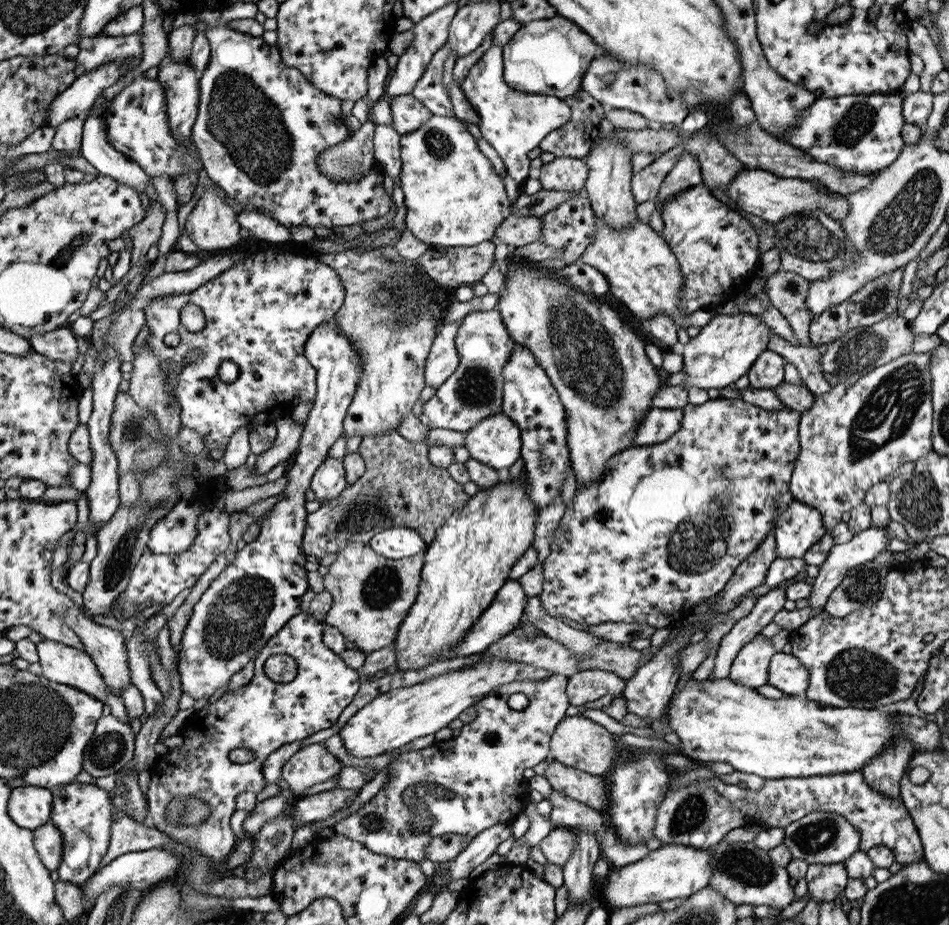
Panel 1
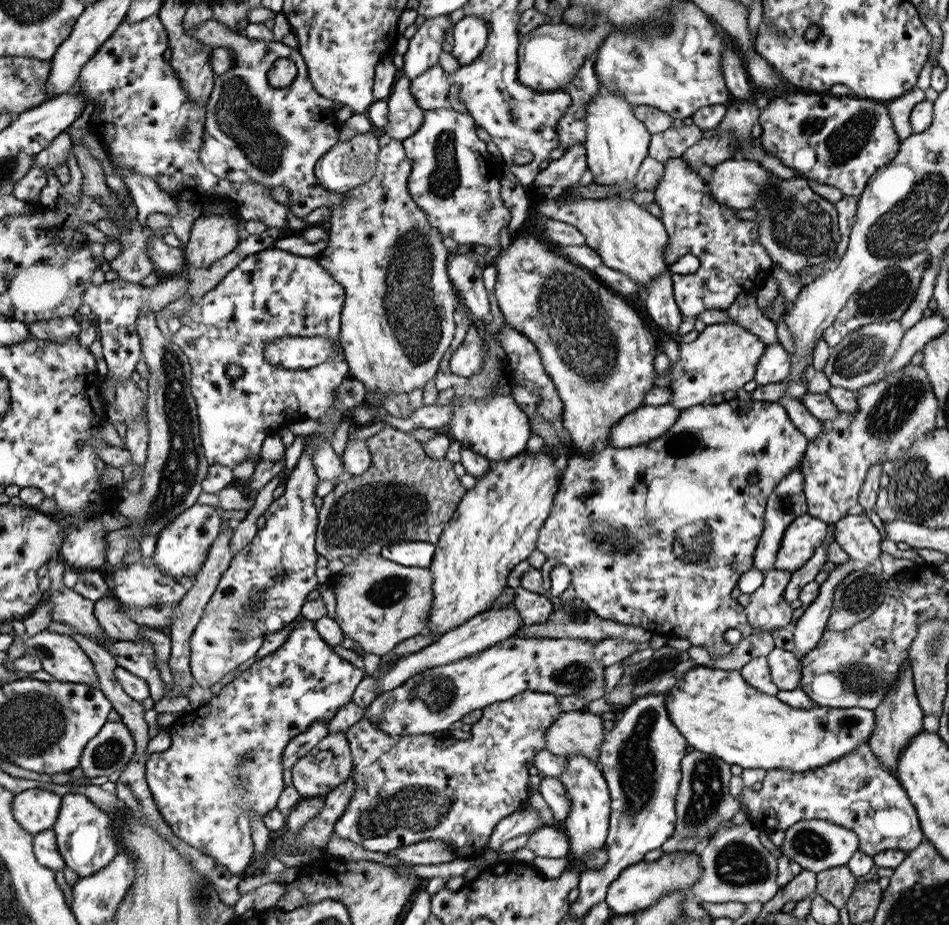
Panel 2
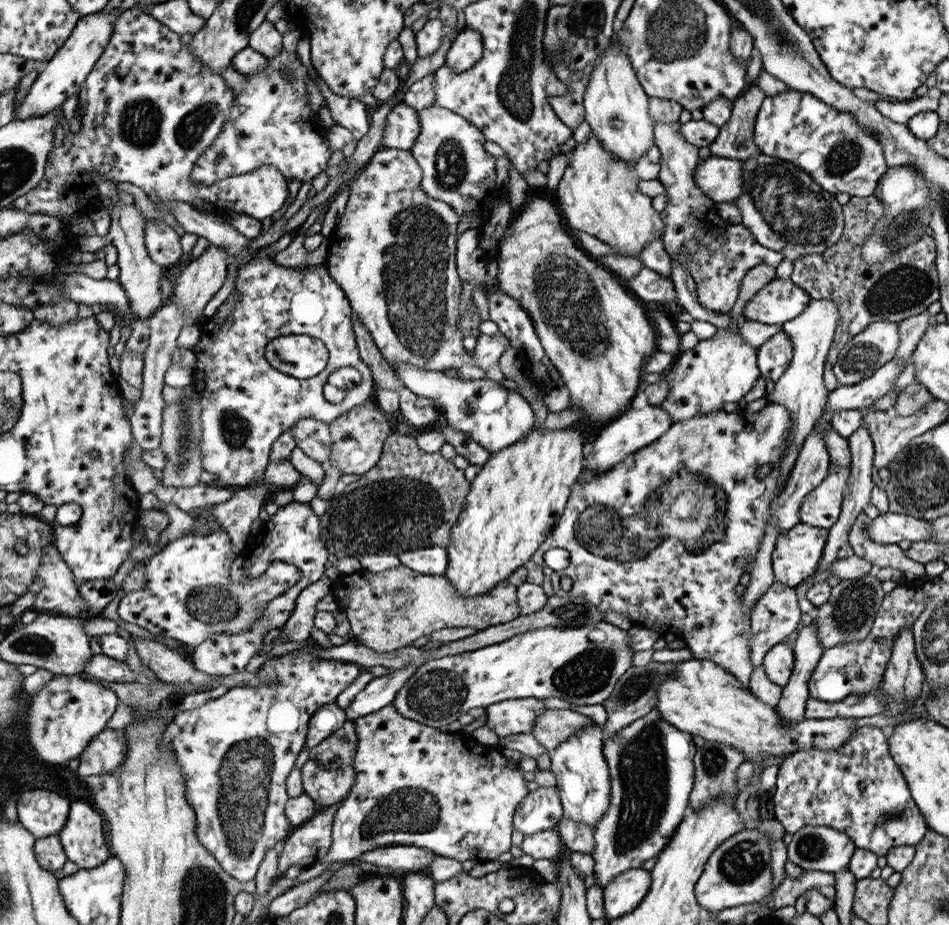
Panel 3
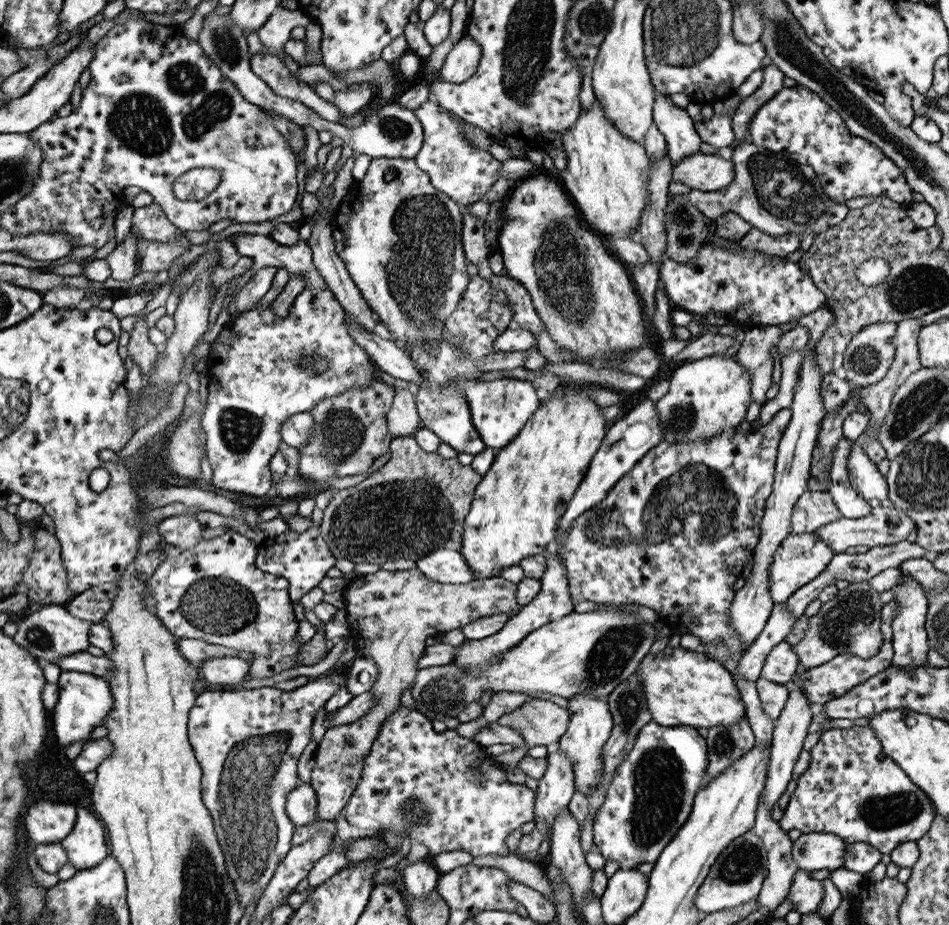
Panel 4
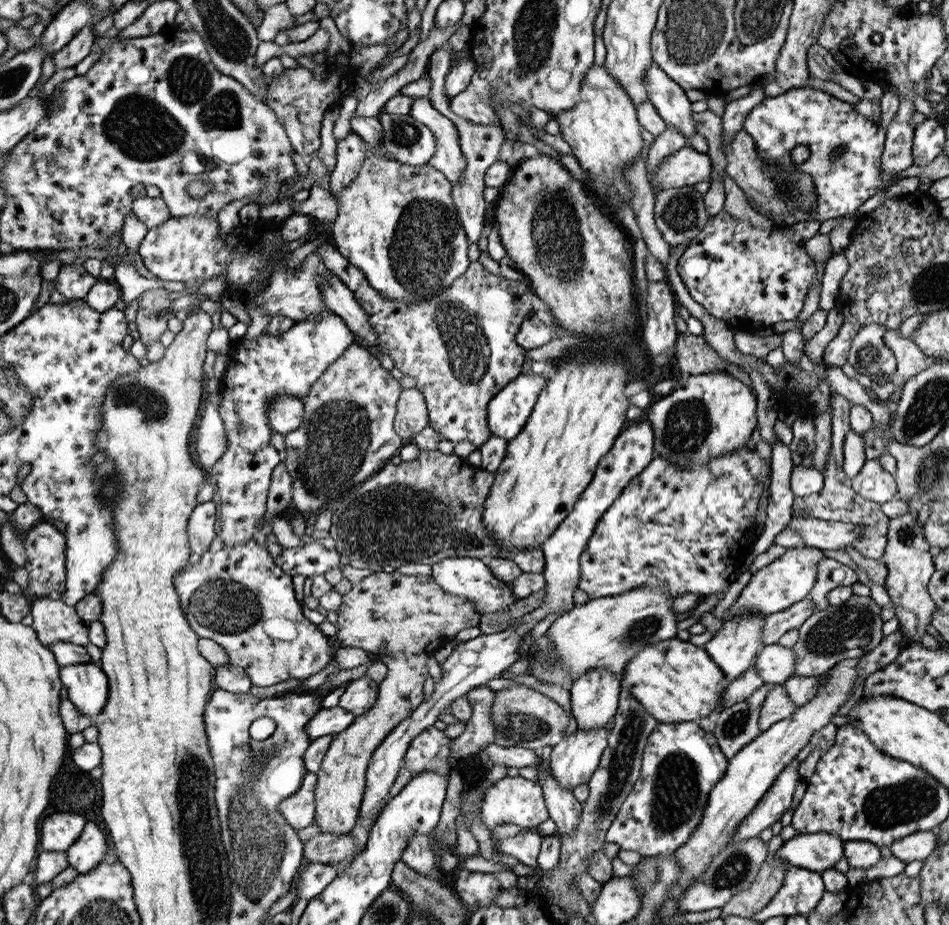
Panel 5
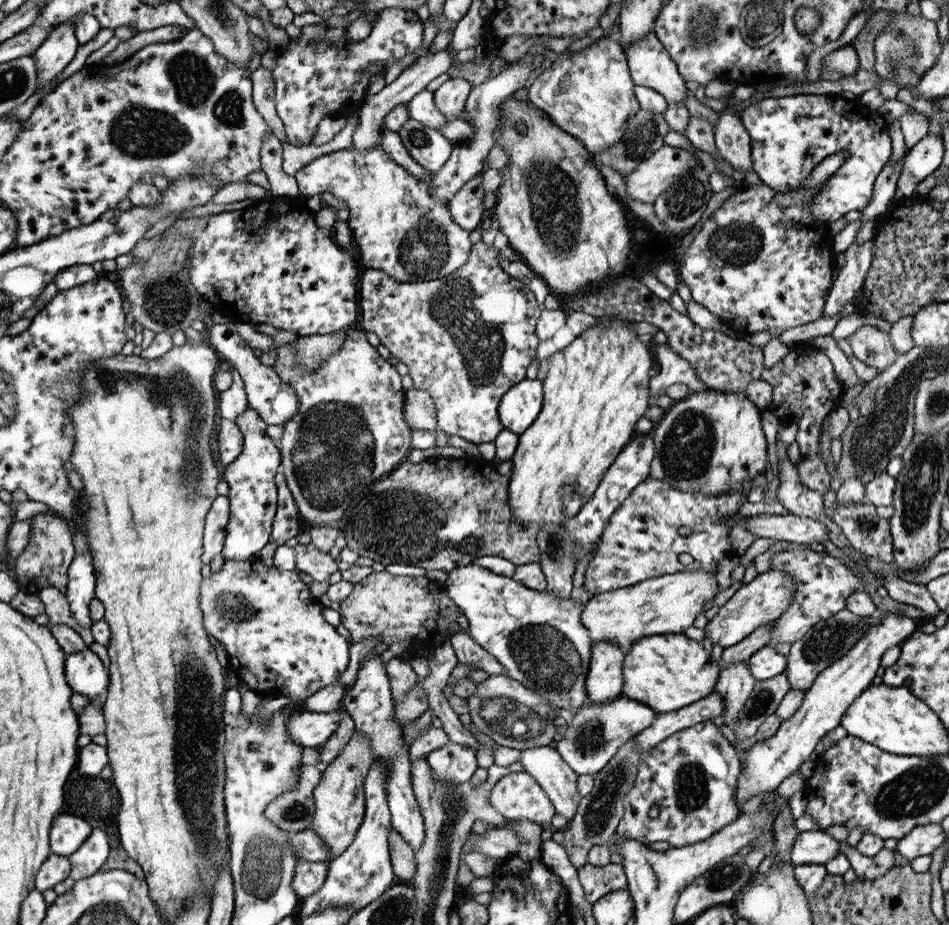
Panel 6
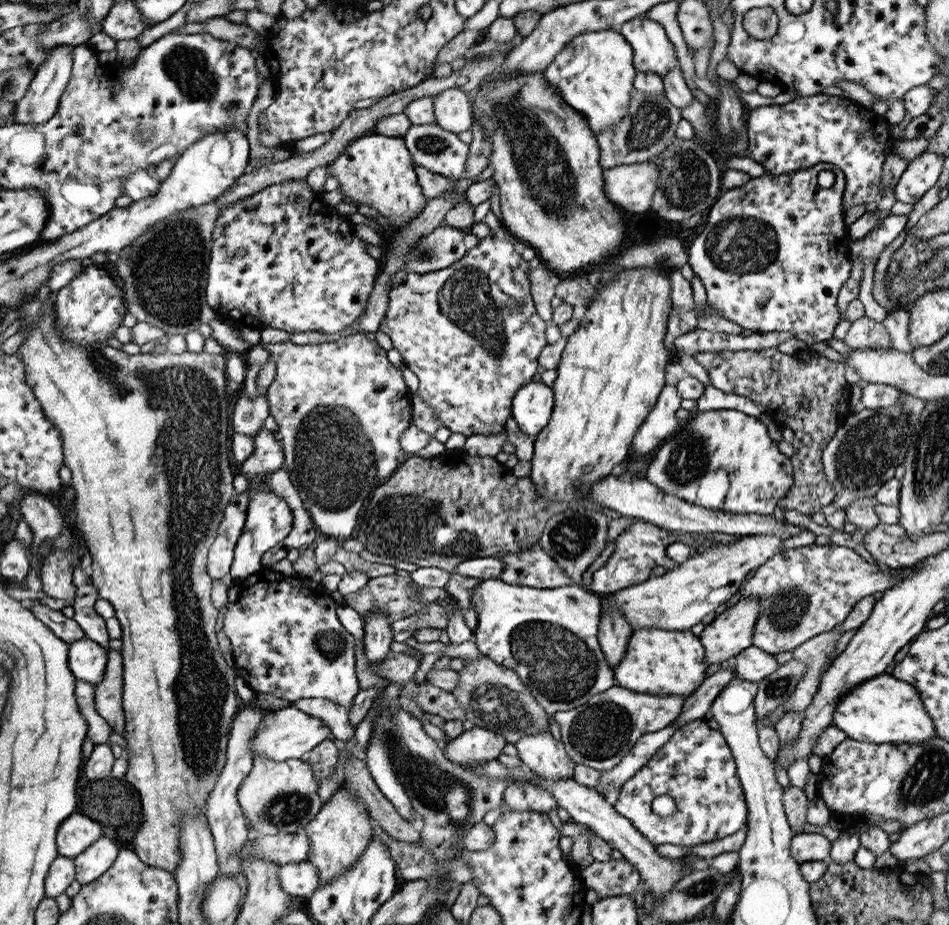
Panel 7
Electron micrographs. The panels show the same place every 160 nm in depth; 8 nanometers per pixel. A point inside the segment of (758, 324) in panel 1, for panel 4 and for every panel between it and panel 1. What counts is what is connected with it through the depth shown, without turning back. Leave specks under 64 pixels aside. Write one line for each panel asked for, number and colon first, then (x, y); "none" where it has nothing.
2: (724, 356)
3: (723, 368)
4: (707, 395)

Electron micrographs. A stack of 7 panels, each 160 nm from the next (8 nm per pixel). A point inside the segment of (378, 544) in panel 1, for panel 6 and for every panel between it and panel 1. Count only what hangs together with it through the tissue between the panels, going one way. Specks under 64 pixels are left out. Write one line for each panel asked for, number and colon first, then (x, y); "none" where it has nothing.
2: (415, 553)
3: (430, 561)
4: (444, 566)
5: (470, 578)
6: (539, 639)

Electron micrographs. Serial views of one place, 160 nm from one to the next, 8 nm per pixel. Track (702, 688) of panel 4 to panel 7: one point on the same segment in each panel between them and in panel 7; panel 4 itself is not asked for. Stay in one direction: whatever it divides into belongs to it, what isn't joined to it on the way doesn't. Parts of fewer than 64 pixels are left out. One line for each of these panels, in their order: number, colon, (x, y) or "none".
5: (676, 681)
6: (666, 672)
7: (663, 663)

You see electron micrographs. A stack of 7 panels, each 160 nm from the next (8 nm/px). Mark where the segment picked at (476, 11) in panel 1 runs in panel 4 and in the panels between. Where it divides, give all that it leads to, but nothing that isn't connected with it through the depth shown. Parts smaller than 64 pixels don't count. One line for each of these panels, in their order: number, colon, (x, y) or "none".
2: (470, 33)
3: (466, 50)
4: (462, 61)

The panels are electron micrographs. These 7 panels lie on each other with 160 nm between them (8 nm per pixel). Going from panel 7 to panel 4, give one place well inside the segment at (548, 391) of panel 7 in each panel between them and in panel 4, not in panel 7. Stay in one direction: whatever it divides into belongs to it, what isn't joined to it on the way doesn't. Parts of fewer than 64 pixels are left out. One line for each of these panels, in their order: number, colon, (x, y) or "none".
4: (499, 408)
5: (509, 410)
6: (519, 407)

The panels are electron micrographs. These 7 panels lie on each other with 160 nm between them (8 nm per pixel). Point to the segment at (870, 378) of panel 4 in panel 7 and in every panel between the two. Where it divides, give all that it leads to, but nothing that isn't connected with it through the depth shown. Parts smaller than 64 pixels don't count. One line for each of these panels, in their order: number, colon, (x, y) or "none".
5: (869, 354)
6: (871, 344)
7: (864, 333)

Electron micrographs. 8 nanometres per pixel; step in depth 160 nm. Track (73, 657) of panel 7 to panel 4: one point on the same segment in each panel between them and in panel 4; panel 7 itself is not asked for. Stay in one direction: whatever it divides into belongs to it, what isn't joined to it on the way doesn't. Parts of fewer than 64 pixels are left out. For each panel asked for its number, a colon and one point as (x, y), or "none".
4: (84, 701)
5: (87, 684)
6: (86, 674)

